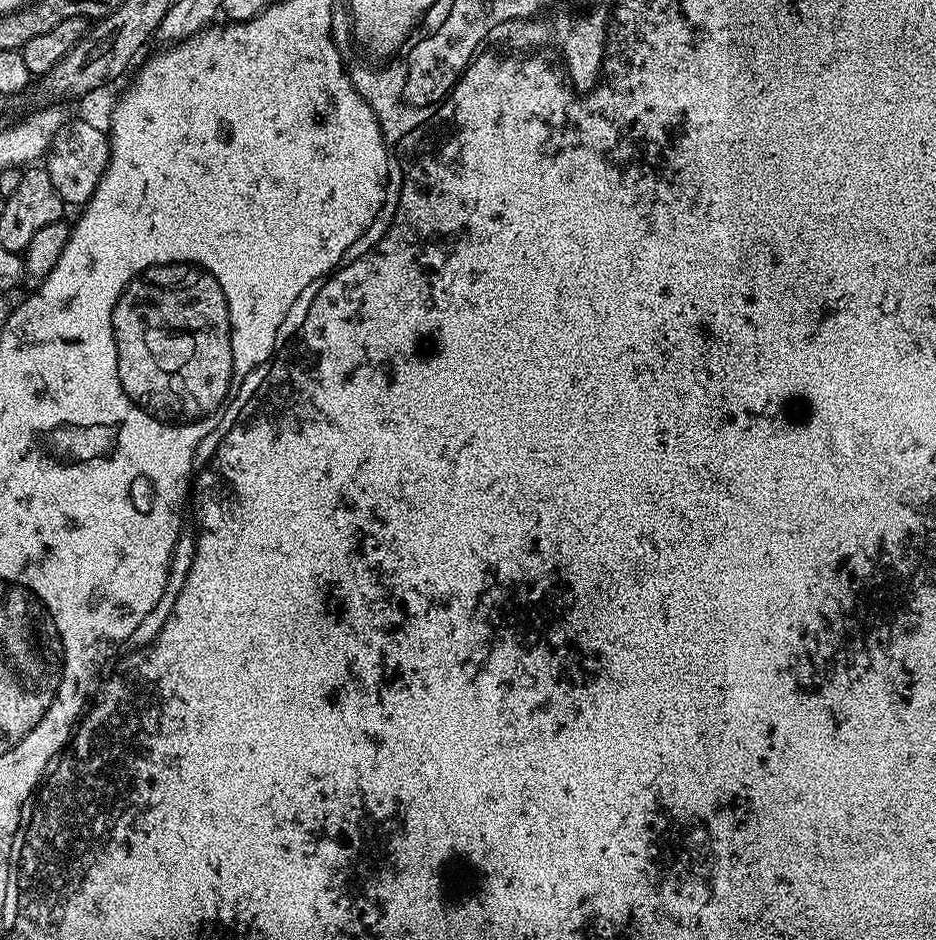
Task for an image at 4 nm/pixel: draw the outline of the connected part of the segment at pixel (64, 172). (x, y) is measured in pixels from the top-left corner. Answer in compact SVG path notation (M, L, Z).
M69 119L59 134L52 140L46 153L46 170L50 174L50 182L54 182L54 190L64 200L65 205L83 206L94 194L98 182L104 177L110 158L108 132L88 120Z

